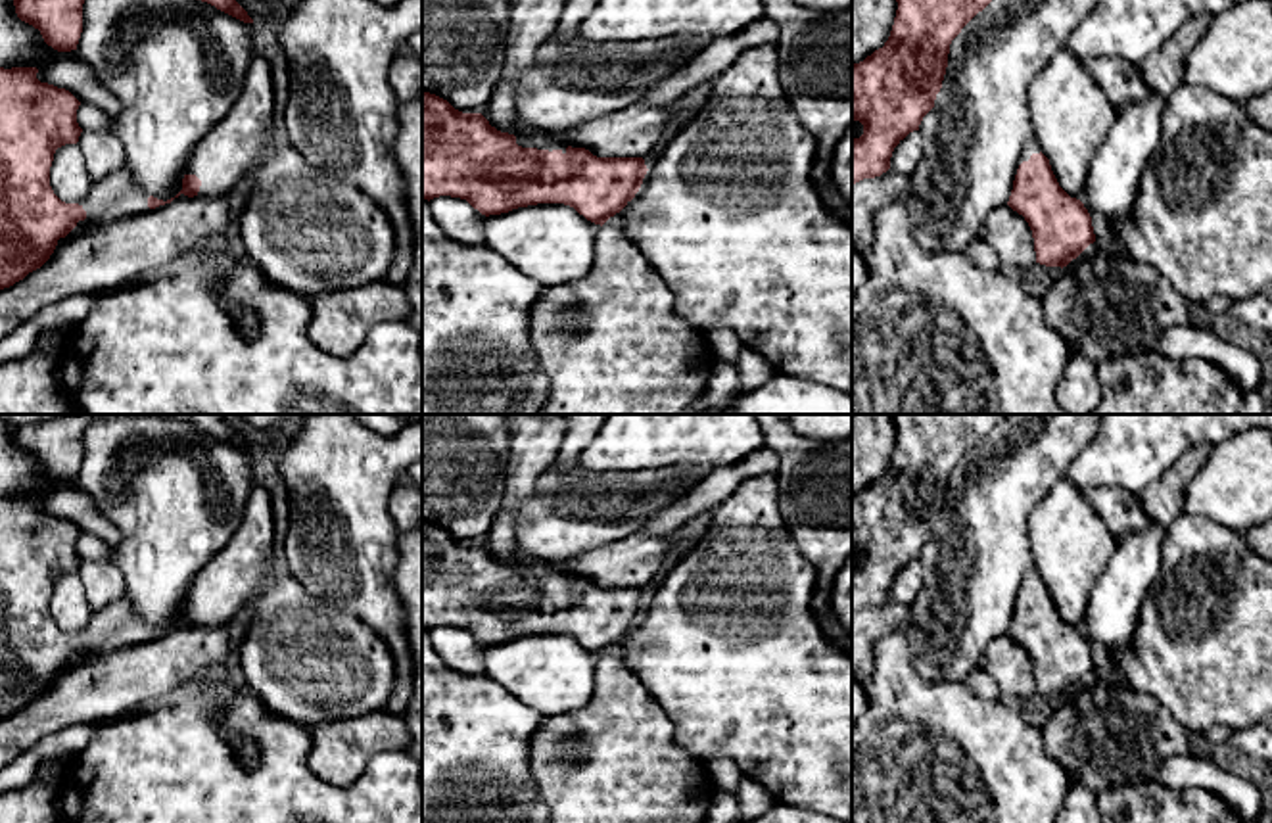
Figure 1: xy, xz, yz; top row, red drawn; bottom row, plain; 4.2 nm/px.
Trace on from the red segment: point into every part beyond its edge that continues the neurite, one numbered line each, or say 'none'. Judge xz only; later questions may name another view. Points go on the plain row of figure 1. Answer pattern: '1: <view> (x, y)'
1: xz (634, 561)

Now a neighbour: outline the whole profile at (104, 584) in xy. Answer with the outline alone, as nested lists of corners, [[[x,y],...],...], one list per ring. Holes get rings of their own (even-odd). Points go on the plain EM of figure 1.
[[[111,558],[104,562],[82,560],[77,576],[84,585],[92,610],[100,610],[127,595],[123,574]]]

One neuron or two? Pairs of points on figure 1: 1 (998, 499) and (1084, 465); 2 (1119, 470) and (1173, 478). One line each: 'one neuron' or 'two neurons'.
1: two neurons
2: two neurons

